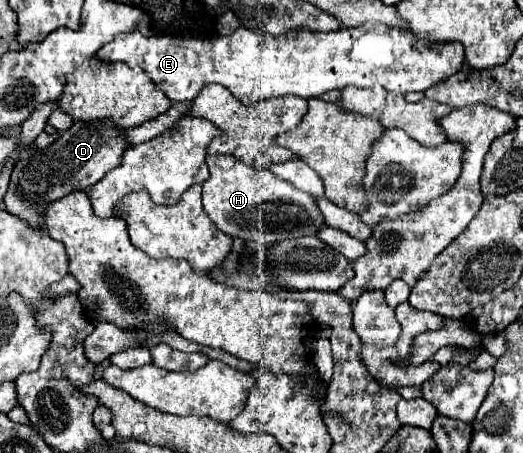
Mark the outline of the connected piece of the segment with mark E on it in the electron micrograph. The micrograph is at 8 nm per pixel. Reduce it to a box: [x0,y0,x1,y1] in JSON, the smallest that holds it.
[96,25,464,105]

